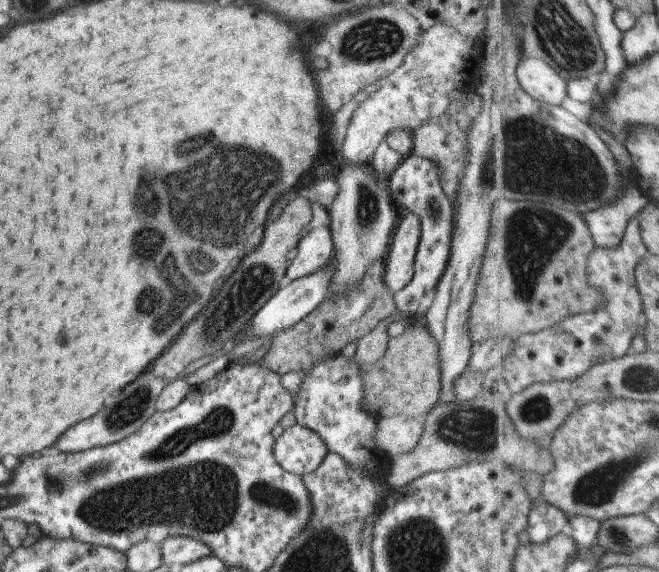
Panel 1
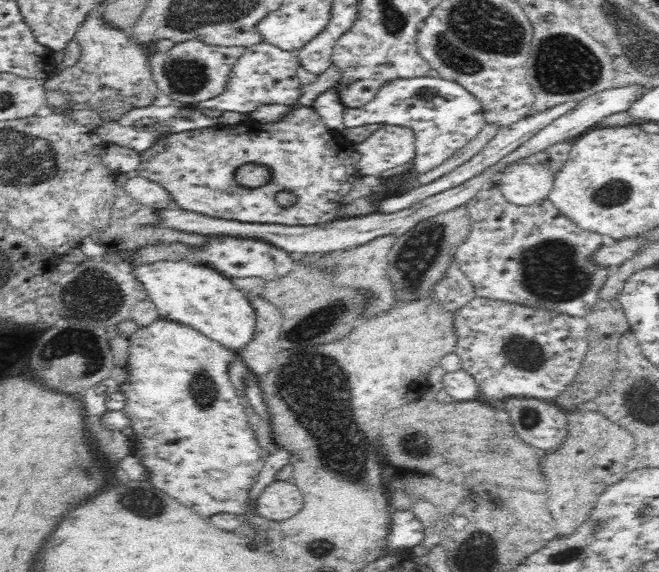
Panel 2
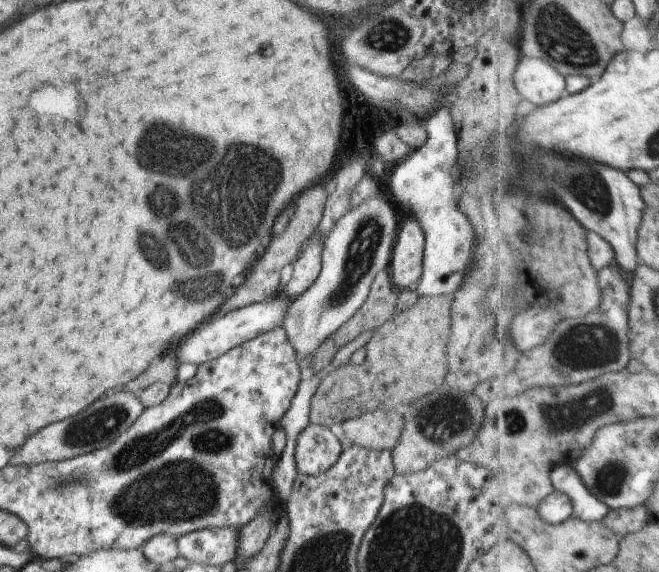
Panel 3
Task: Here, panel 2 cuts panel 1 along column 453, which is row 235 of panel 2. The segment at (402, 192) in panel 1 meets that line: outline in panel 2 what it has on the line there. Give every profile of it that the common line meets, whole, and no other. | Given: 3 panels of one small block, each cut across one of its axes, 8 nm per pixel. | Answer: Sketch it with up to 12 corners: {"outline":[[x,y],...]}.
{"outline":[[205,236],[201,247],[164,242],[118,253],[136,268],[162,260],[208,264],[272,284],[294,256],[262,240]]}

